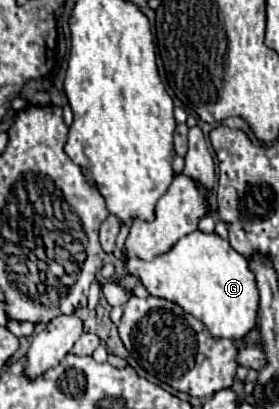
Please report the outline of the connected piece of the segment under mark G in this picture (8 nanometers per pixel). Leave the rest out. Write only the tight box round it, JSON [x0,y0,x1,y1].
[123,230,259,338]

